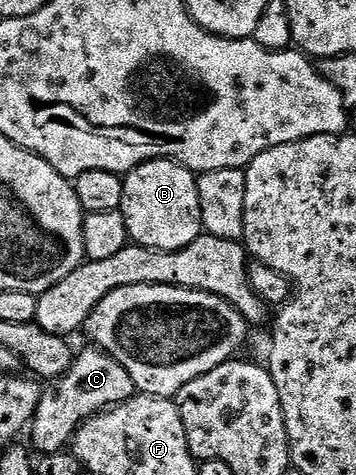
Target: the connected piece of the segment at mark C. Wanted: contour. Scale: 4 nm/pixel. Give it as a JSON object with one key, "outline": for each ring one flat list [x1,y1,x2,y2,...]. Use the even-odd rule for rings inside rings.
{"outline":[[88,348,74,356,73,364,62,377,46,384,41,390,39,407,35,407,35,415,27,429,28,436,33,436,32,448,37,448,38,454,66,452,84,421,90,421,96,413,103,413,138,396,135,379,127,375,127,367,123,367,123,363,102,349]]}

